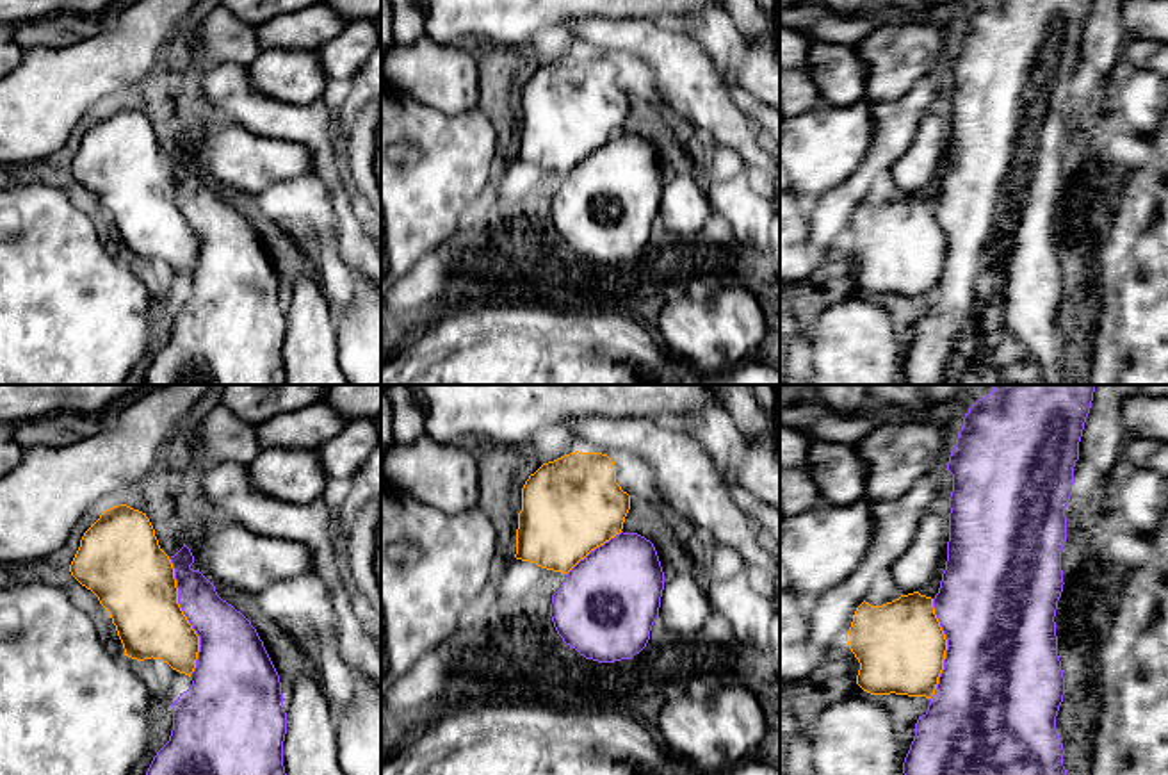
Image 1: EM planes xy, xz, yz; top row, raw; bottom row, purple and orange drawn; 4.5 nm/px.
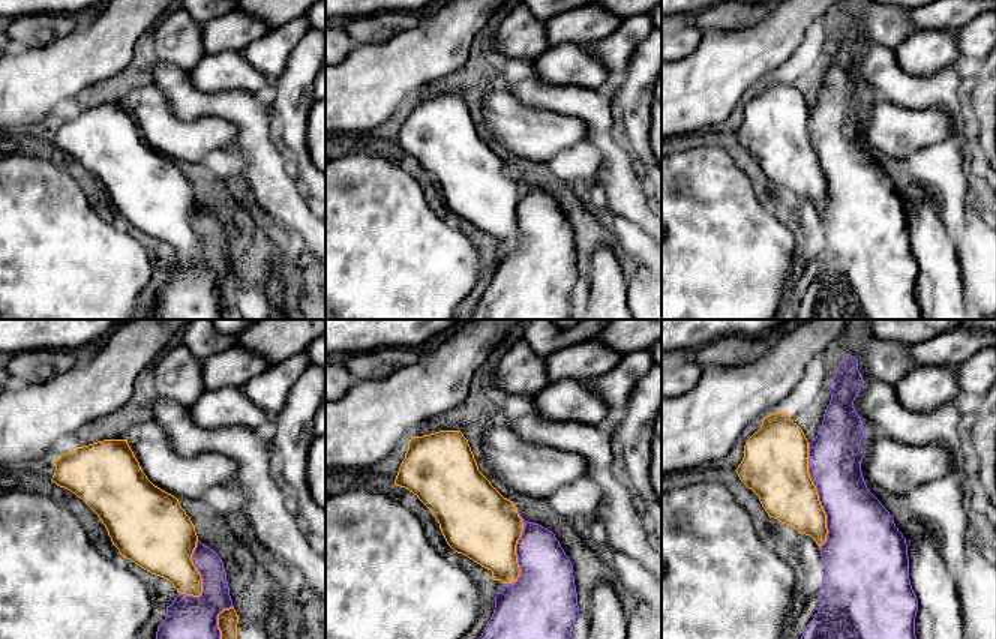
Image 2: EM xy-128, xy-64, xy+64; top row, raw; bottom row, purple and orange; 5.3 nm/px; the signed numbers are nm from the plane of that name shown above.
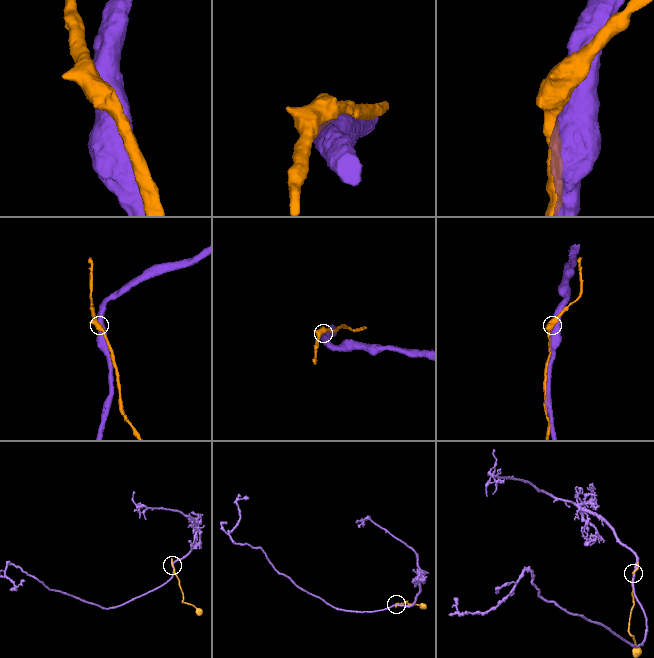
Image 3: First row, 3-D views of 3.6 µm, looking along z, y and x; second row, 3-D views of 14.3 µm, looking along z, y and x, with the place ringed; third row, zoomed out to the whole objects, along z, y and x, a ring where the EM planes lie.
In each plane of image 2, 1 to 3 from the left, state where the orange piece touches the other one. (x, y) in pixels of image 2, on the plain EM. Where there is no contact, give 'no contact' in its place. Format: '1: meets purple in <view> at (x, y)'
1: meets purple in xy-128 at (201, 240)
2: meets purple in xy-64 at (516, 215)
3: meets purple in xy+64 at (818, 158)

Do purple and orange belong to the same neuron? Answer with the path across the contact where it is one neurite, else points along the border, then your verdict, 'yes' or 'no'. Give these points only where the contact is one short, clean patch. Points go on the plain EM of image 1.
no

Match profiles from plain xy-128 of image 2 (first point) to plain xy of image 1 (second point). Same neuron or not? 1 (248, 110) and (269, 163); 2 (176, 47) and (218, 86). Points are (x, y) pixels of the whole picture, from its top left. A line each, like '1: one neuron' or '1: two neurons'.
1: two neurons
2: two neurons

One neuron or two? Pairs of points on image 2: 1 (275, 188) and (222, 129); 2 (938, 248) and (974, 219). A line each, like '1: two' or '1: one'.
1: two
2: two

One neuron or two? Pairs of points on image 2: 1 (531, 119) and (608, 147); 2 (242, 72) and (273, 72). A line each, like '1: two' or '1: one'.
1: two
2: two

